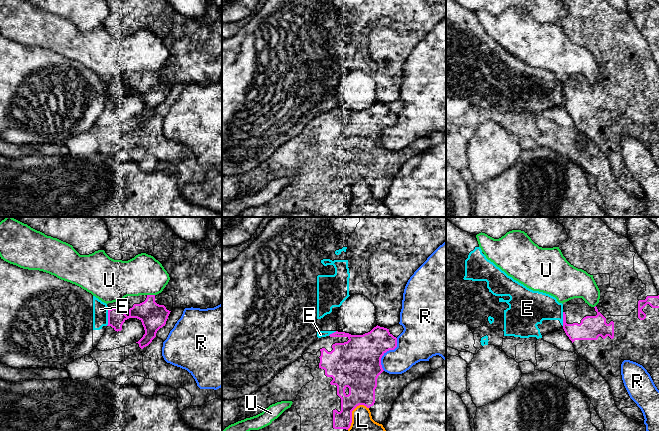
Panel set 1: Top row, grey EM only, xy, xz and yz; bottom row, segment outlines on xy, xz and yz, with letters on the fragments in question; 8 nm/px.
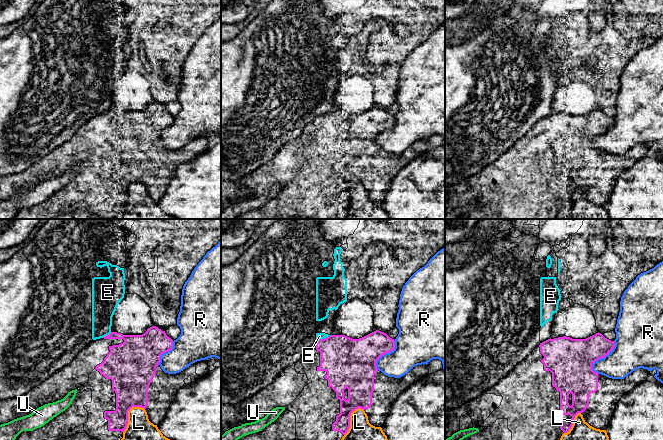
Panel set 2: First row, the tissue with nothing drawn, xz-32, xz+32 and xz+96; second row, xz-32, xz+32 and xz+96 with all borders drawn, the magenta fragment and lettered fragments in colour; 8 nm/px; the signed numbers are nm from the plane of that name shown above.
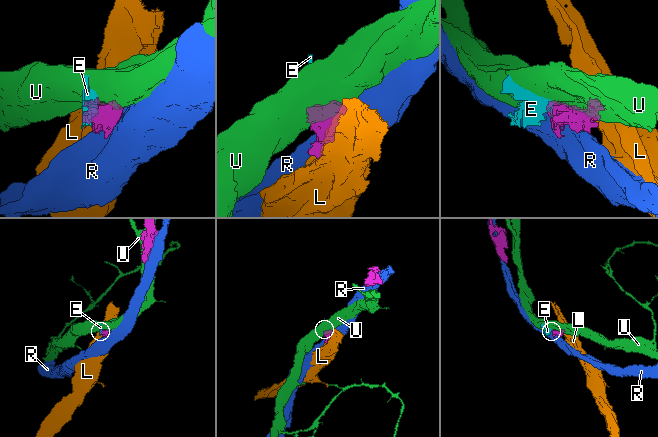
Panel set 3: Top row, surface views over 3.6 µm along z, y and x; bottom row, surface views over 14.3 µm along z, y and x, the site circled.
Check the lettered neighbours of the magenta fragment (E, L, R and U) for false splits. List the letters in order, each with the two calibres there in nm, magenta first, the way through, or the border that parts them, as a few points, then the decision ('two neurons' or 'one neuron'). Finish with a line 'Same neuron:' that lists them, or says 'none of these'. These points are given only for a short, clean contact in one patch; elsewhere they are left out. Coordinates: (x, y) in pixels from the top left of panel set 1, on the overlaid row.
E: 140 nm thick on the magenta side, 130 nm on the other; two neurons
L: 220 nm thick on the magenta side, 160 nm on the other; two neurons
R: 380 nm thick on the magenta side, 300 nm on the other; two neurons
U: 220 nm thick on the magenta side, 320 nm on the other; two neurons
Same neuron: none of these

